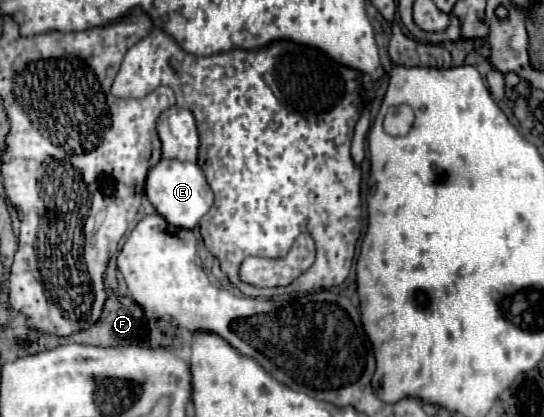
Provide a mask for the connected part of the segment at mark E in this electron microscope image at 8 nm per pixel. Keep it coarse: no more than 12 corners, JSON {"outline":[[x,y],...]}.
{"outline":[[162,159],[146,197],[168,223],[194,229],[214,203],[200,167]]}

